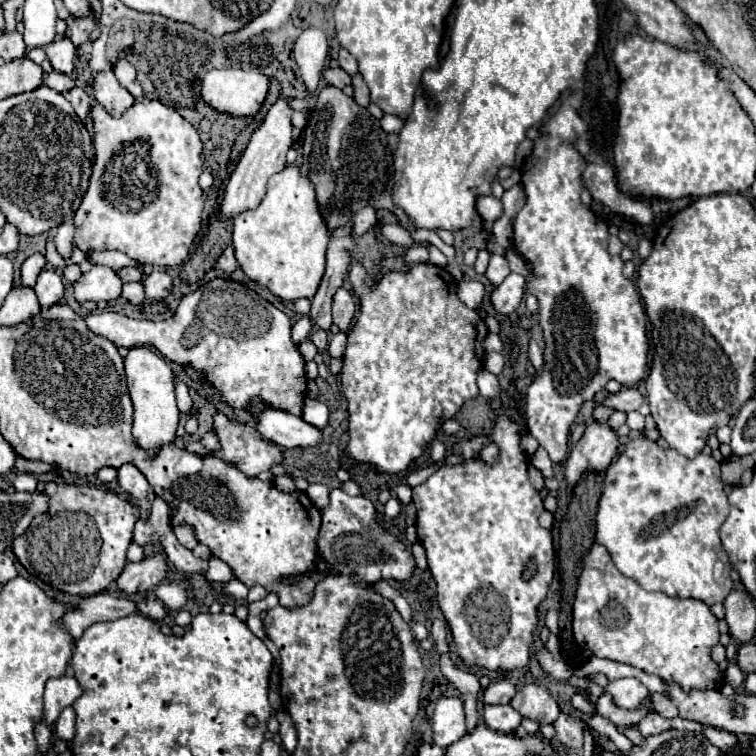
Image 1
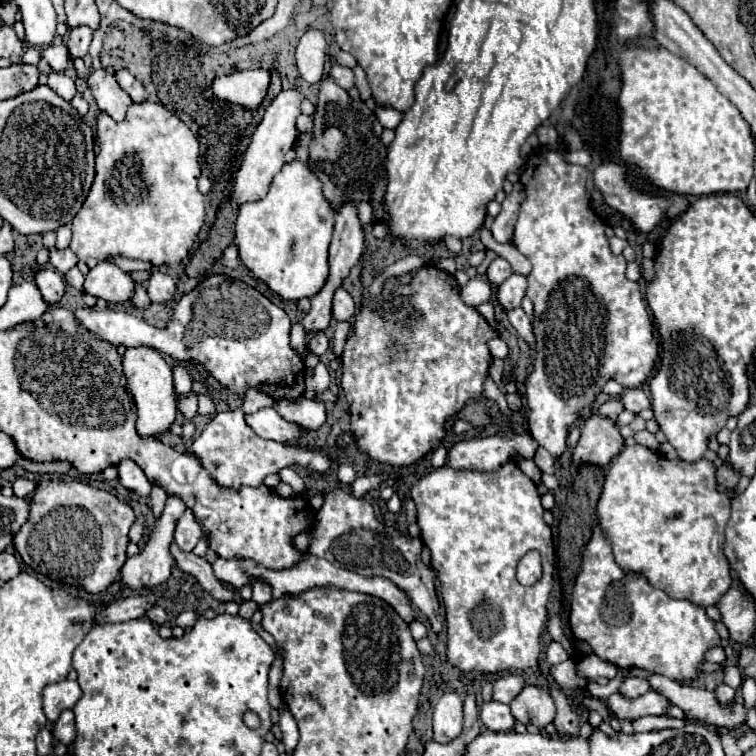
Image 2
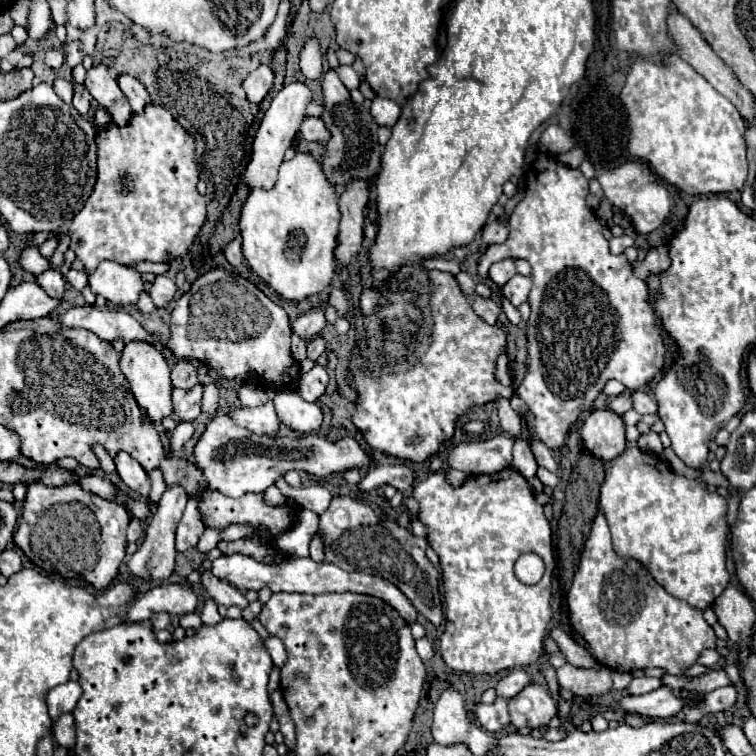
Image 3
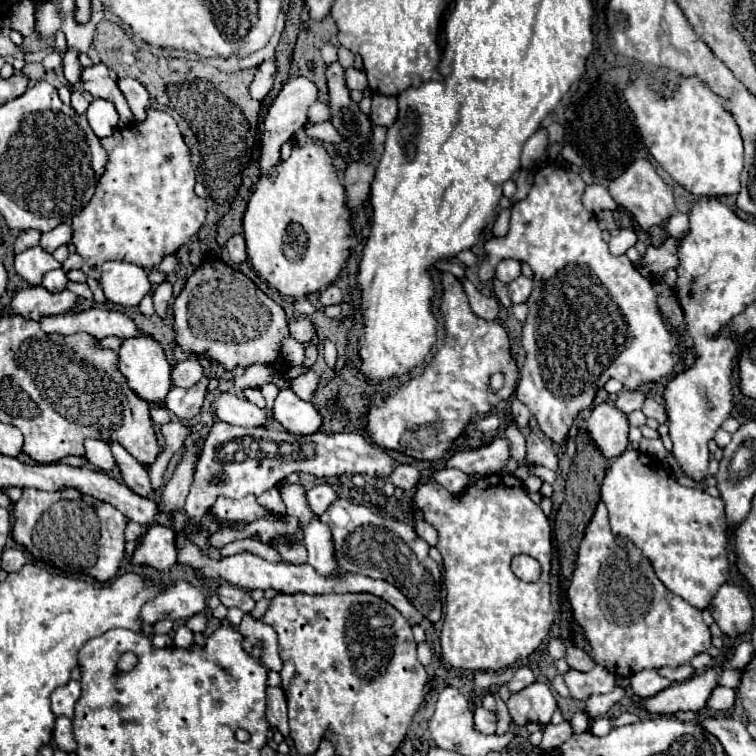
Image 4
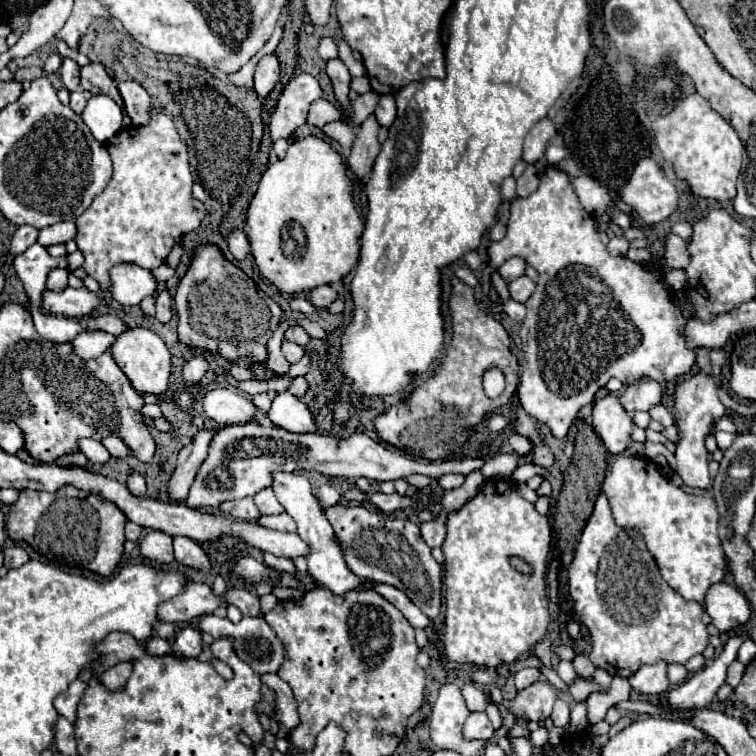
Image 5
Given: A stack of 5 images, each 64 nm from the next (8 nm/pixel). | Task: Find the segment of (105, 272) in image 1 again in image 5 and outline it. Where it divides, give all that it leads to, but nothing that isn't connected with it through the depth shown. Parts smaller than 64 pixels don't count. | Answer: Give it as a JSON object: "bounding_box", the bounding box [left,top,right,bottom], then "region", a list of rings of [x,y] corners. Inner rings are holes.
{"bounding_box":[110,264,158,306],"region":[[[116,264],[110,270],[112,276],[112,296],[122,306],[140,304],[146,296],[154,296],[158,282],[150,270],[136,264]]]}

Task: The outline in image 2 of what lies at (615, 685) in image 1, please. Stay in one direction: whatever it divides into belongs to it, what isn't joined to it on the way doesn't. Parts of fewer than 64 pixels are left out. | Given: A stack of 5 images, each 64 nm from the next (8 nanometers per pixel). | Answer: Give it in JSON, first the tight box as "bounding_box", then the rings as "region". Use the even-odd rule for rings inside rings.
{"bounding_box":[620,678,650,698],"region":[[[628,678],[622,686],[620,686],[620,694],[626,698],[638,698],[642,694],[646,694],[650,690],[648,680],[642,678]]]}

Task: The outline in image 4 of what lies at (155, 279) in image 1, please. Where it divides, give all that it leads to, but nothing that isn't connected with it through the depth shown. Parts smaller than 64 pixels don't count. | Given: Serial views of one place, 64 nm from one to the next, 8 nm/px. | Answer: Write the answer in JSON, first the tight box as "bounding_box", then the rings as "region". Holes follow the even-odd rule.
{"bounding_box":[152,282,172,318],"region":[[[162,282],[162,284],[154,290],[152,298],[154,298],[156,314],[158,314],[160,318],[164,318],[164,316],[168,314],[168,306],[170,306],[168,300],[172,300],[172,284],[170,284],[170,282]]]}

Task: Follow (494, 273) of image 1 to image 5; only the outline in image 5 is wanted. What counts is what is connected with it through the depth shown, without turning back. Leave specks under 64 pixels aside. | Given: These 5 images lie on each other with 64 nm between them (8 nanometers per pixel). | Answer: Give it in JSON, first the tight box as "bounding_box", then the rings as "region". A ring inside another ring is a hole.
{"bounding_box":[498,256,526,282],"region":[[[514,256],[514,258],[506,260],[506,262],[498,268],[500,276],[502,276],[506,282],[520,278],[520,276],[524,274],[524,270],[526,270],[526,260],[520,258],[520,256]]]}

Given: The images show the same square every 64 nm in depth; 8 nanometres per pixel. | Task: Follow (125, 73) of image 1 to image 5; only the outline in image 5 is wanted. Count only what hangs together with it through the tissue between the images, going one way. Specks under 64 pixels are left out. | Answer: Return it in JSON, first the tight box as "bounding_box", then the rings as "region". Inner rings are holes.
{"bounding_box":[120,82,150,126],"region":[[[120,82],[120,96],[124,100],[124,110],[134,126],[146,126],[150,122],[150,96],[138,82]]]}

